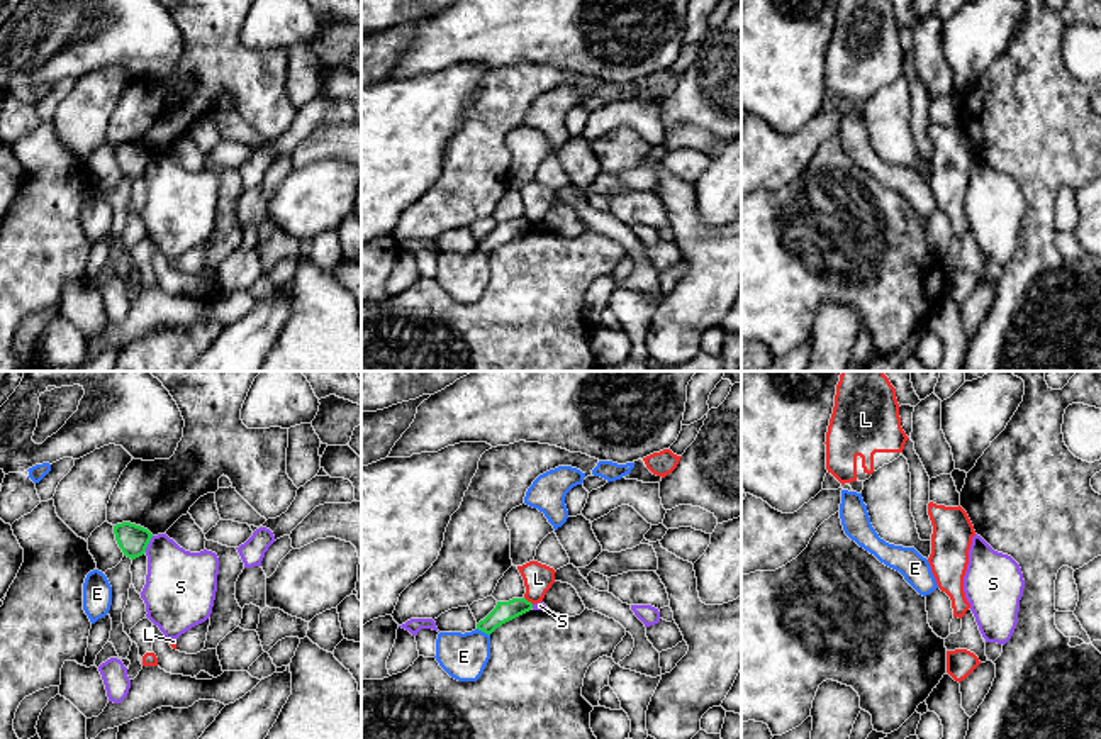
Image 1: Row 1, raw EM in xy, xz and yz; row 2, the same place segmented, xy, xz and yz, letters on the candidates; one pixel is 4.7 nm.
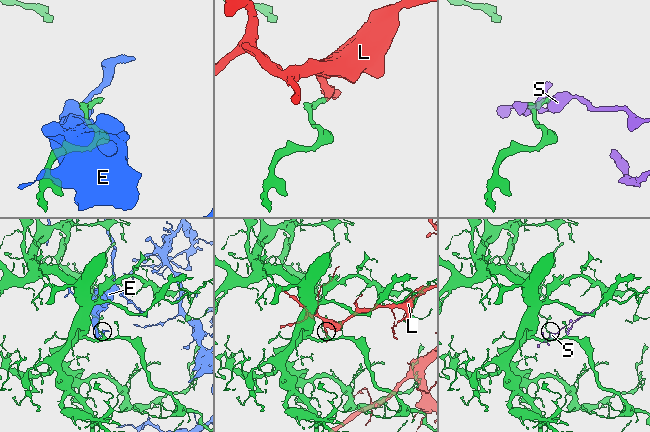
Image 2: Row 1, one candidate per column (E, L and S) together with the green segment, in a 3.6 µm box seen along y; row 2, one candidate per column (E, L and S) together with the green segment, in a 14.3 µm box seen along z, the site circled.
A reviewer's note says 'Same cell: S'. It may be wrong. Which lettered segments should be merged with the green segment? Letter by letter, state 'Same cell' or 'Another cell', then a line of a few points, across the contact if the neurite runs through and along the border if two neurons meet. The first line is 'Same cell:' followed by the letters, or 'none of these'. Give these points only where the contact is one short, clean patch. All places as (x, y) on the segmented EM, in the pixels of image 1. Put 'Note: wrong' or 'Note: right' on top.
Note: wrong
Same cell: none of these
E: Another cell
L: Another cell. Line: xz (525, 597), (533, 604)
S: Another cell. Line: xy (153, 536), (145, 551)

